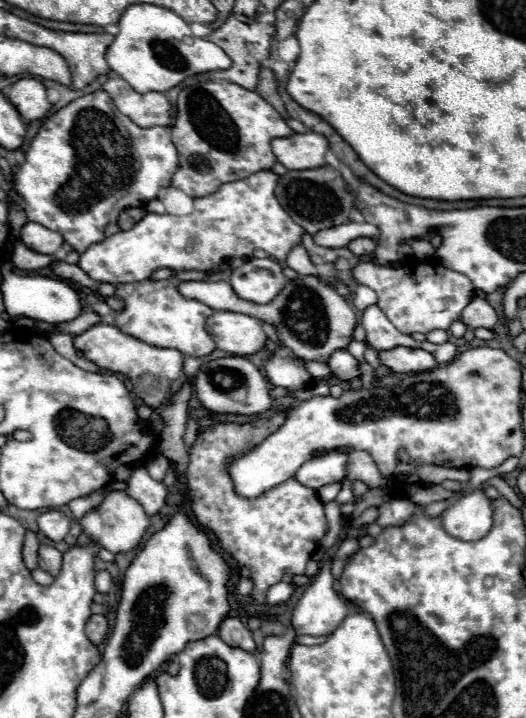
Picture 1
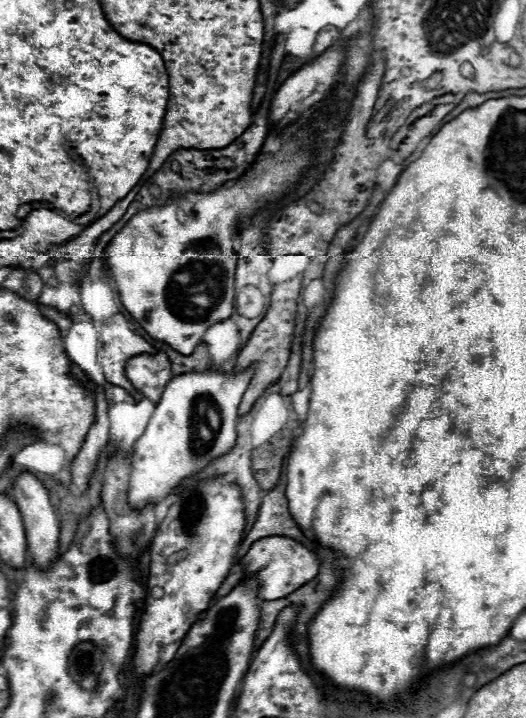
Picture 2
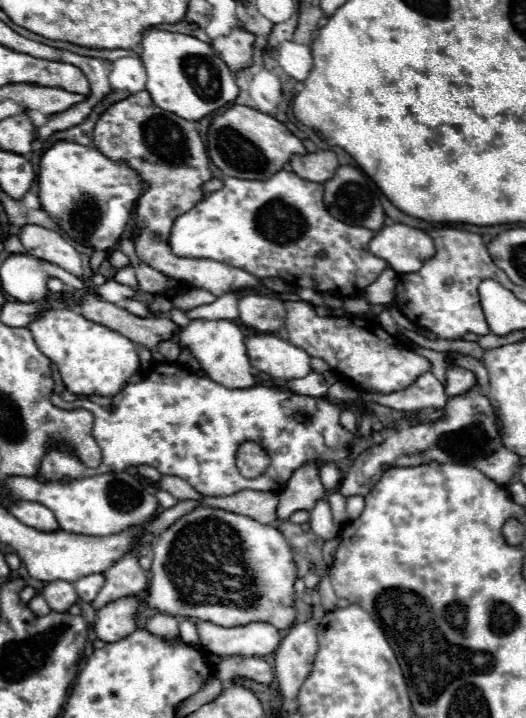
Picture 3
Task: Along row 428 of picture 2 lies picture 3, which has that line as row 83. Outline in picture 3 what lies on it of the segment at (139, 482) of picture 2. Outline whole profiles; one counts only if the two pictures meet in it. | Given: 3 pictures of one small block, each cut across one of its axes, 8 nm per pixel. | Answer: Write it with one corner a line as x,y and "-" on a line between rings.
148,28
142,32
140,60
148,74
146,90
150,92
152,102
184,120
200,120
206,114
232,104
238,96
234,72
216,56
210,44
194,36

